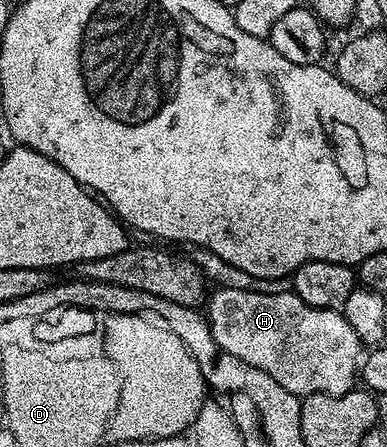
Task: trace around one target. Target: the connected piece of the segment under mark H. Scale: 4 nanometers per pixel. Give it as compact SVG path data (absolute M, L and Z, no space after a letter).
M224 287L211 292L207 307L206 320L221 352L270 375L291 394L301 399L310 394L337 397L355 388L364 346L343 312L312 308L291 290L264 294Z

